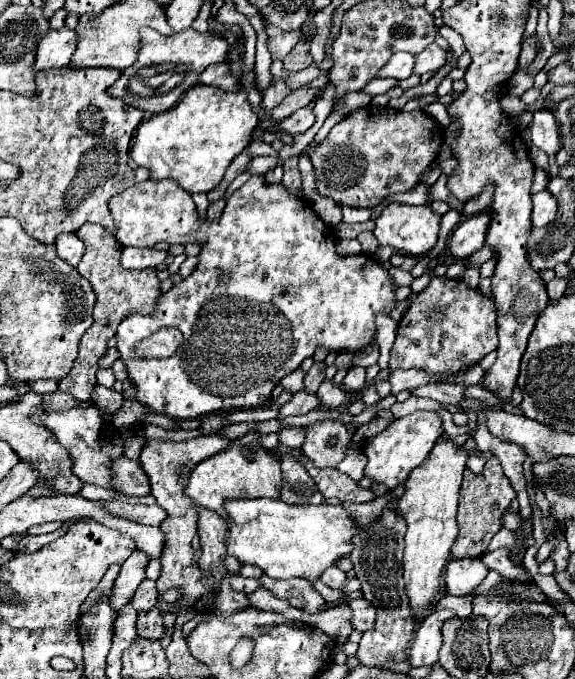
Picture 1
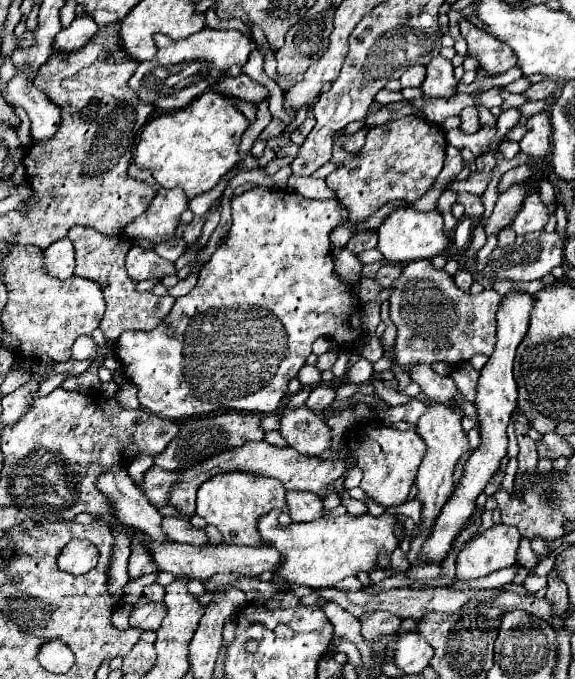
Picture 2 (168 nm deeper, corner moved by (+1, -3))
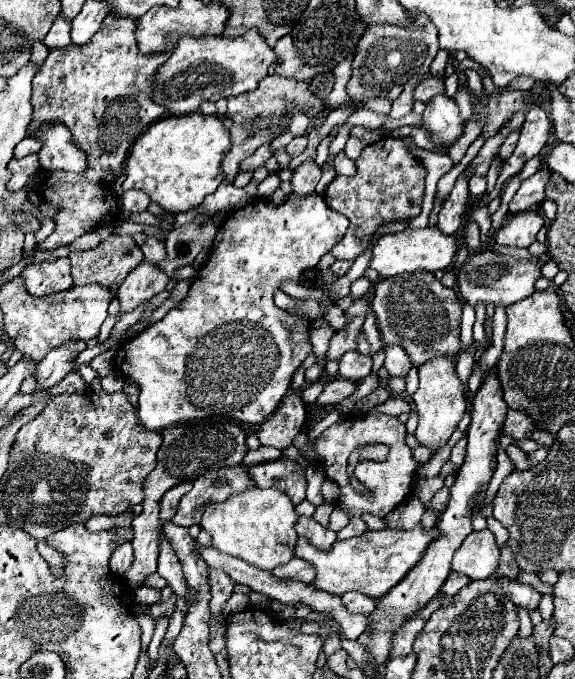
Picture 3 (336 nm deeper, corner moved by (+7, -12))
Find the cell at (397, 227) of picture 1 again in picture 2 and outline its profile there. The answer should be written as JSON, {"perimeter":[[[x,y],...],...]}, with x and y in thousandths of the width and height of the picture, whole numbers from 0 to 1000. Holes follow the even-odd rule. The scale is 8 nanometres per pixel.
{"perimeter":[[[687,308],[659,334],[656,367],[677,387],[711,387],[725,381],[753,381],[767,376],[781,361],[781,349],[770,340],[770,320],[763,311],[725,314],[718,308]]]}

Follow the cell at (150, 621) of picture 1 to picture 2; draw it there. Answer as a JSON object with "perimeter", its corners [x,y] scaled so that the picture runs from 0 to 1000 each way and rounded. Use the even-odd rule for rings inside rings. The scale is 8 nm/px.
{"perimeter":[[[242,882],[224,906],[224,920],[242,923],[249,929],[273,929],[280,923],[280,912],[287,909],[287,888],[259,888],[256,882]]]}

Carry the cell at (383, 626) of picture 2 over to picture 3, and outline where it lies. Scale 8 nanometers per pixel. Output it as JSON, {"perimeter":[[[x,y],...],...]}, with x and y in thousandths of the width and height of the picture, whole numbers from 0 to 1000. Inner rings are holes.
{"perimeter":[[[718,907],[718,910],[711,910],[690,931],[687,931],[687,937],[683,937],[683,943],[680,943],[680,969],[687,969],[687,966],[708,966],[715,957],[718,957],[718,943],[722,943],[722,937],[732,931],[732,925],[736,925],[736,913],[732,910],[725,910],[725,907]]]}

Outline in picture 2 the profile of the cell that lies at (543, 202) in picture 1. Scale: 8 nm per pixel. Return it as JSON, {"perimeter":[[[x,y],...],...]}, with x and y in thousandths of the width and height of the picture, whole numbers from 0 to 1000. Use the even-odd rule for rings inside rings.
{"perimeter":[[[923,284],[906,311],[899,314],[899,320],[889,328],[889,337],[899,346],[913,346],[913,343],[927,343],[927,340],[941,340],[951,331],[955,320],[951,320],[951,305],[944,302],[944,296],[937,293],[934,284]]]}

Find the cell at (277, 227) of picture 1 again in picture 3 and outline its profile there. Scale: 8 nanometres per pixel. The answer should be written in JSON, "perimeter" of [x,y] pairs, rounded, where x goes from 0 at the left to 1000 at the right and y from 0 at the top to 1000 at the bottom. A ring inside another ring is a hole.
{"perimeter":[[[506,286],[485,303],[450,292],[402,312],[381,336],[367,377],[336,412],[325,439],[294,457],[283,471],[214,504],[203,515],[200,539],[207,551],[221,560],[228,557],[245,574],[238,610],[249,627],[280,636],[290,627],[357,613],[395,613],[426,624],[457,624],[499,580],[513,545],[541,521],[537,471],[482,454],[475,433],[496,412],[523,415],[530,398],[551,392],[555,368],[576,368],[600,348],[603,333],[607,324],[579,312],[555,286]]]}

